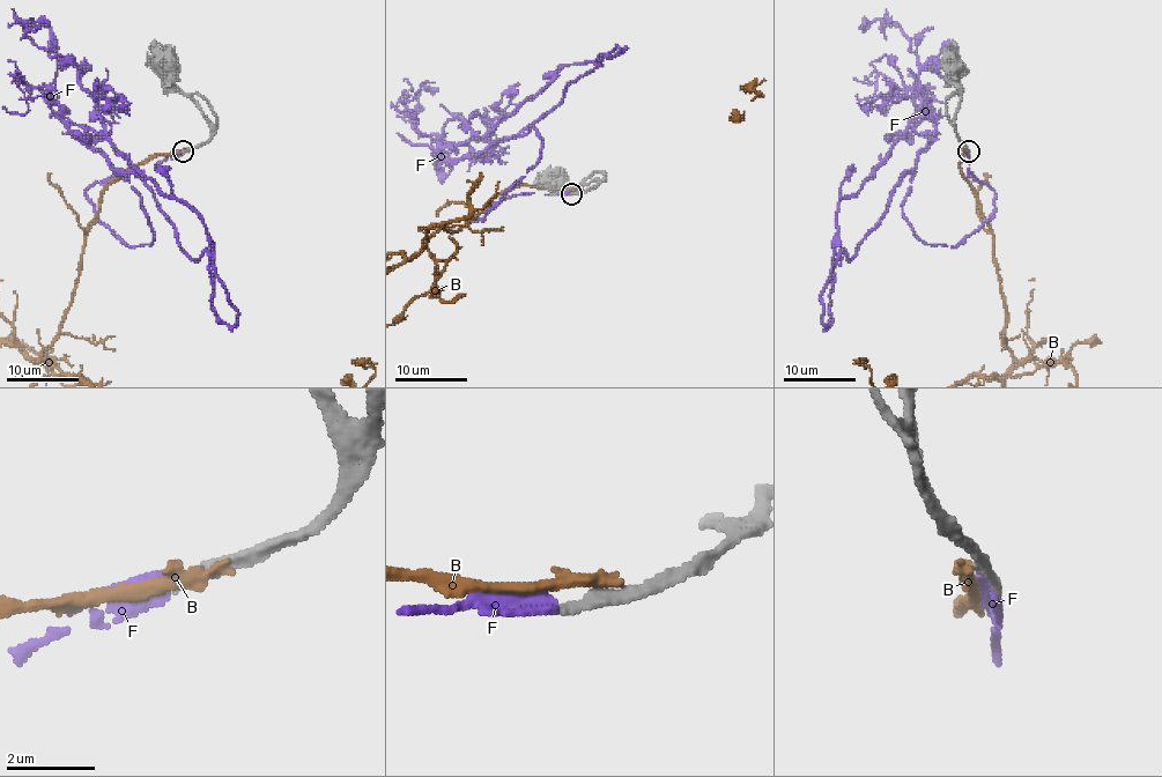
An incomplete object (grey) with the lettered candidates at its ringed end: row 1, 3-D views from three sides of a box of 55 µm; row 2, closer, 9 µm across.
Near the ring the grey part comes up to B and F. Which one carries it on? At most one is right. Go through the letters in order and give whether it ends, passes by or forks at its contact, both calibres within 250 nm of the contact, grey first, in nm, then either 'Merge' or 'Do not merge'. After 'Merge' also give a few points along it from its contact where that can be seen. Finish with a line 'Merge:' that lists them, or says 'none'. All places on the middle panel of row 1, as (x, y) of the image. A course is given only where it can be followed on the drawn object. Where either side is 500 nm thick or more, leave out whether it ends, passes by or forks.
B: It ends there. Thickness 360 nm (grey) against 320 nm. Do not merge
F: It ends there. Thickness 240 nm (grey) against 380 nm. Merge. Its course: (571, 194), (474, 220), (541, 140), (420, 134), (438, 91)
Merge: F

